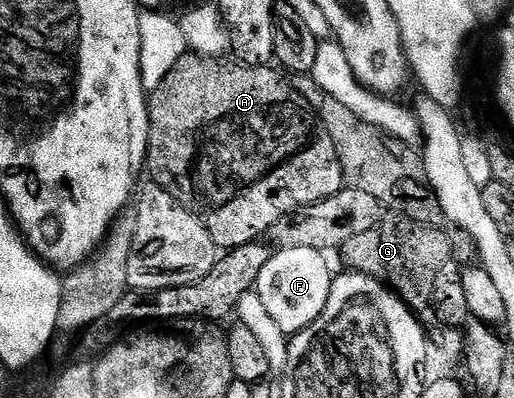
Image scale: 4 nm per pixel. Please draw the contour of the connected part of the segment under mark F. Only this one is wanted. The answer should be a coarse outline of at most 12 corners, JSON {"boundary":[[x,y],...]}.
{"boundary":[[285,247],[254,290],[289,337],[317,321],[333,270],[322,251]]}

